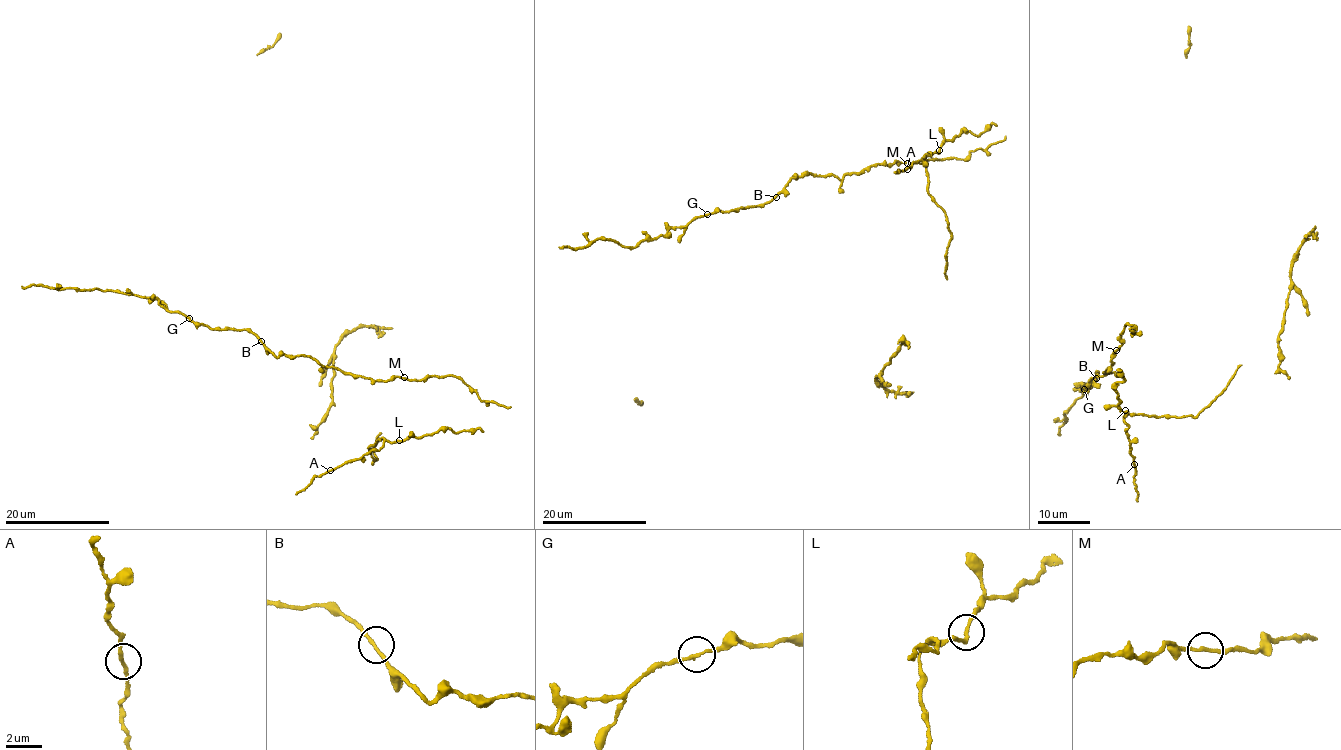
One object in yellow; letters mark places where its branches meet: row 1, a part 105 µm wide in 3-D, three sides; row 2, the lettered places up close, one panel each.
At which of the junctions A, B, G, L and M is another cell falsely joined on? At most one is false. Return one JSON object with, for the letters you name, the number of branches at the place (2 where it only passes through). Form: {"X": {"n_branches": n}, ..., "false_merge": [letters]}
{"false_merge": []}

